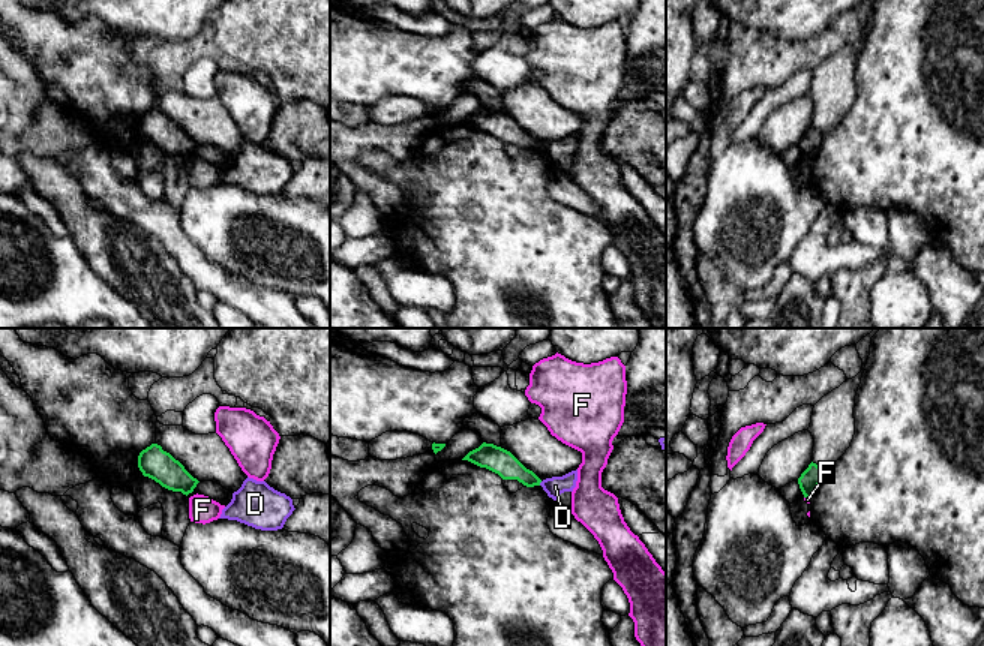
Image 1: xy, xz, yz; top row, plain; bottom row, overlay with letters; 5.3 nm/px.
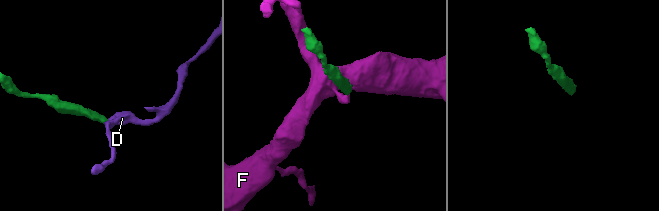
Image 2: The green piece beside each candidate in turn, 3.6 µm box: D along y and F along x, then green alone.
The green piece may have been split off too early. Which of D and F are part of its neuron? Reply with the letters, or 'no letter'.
no letter

